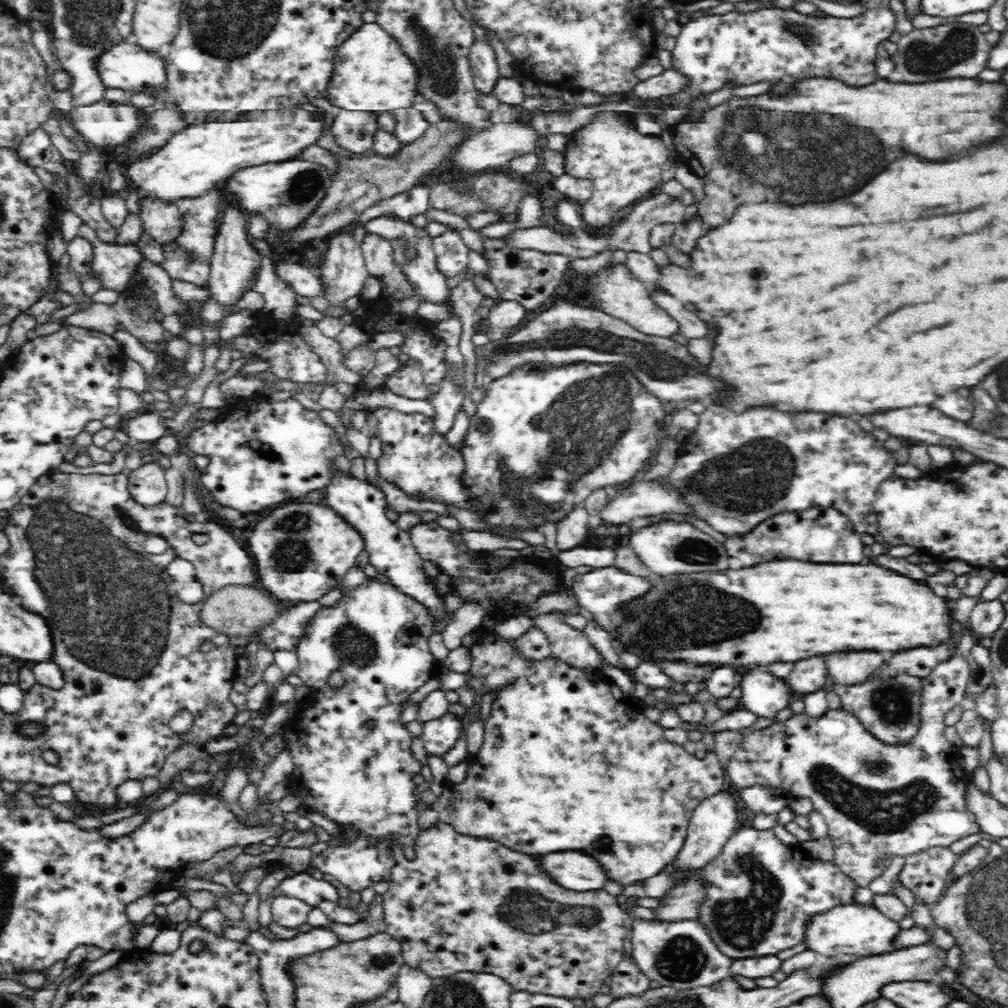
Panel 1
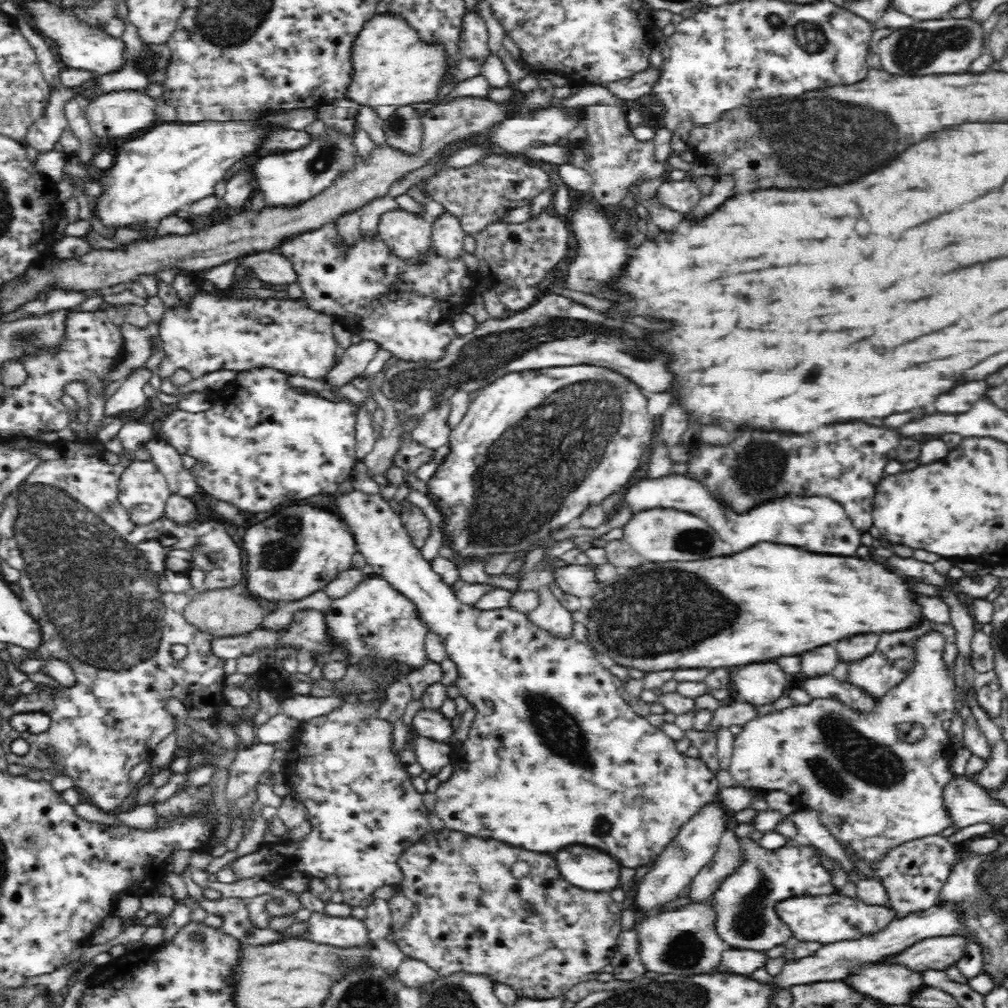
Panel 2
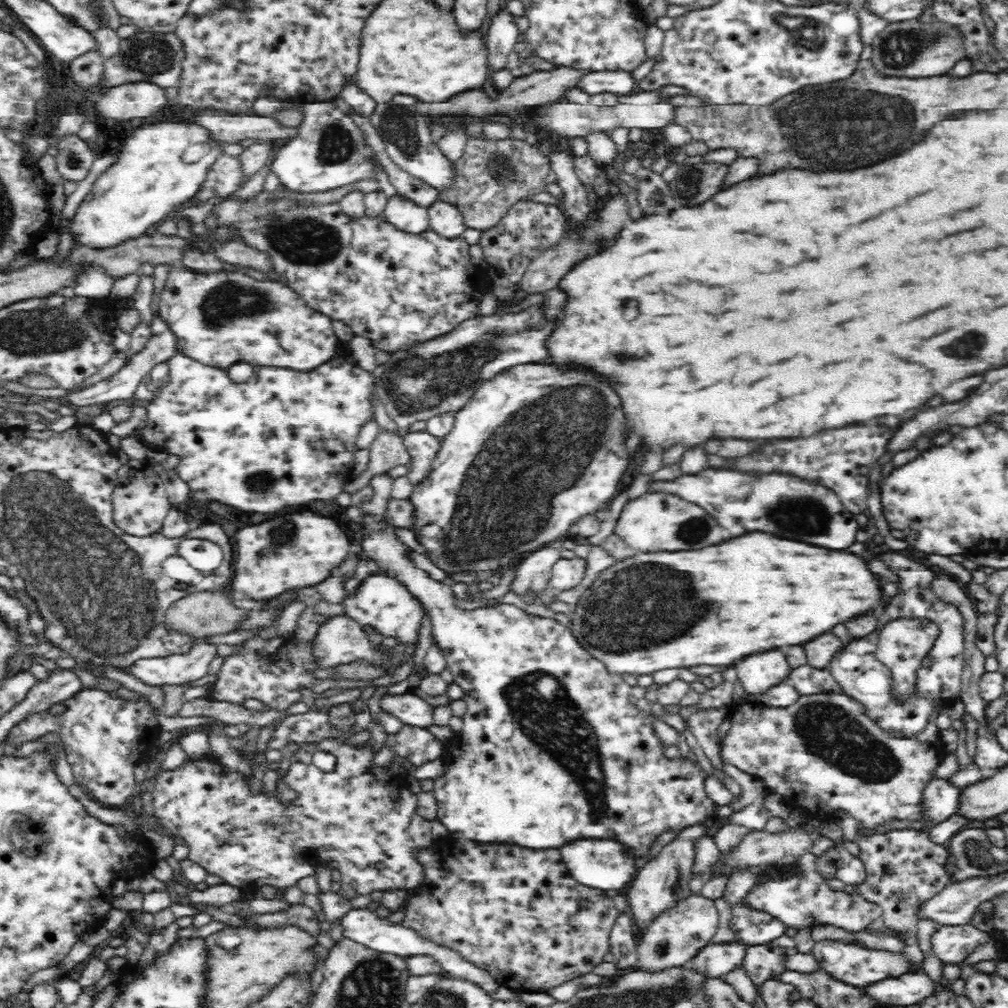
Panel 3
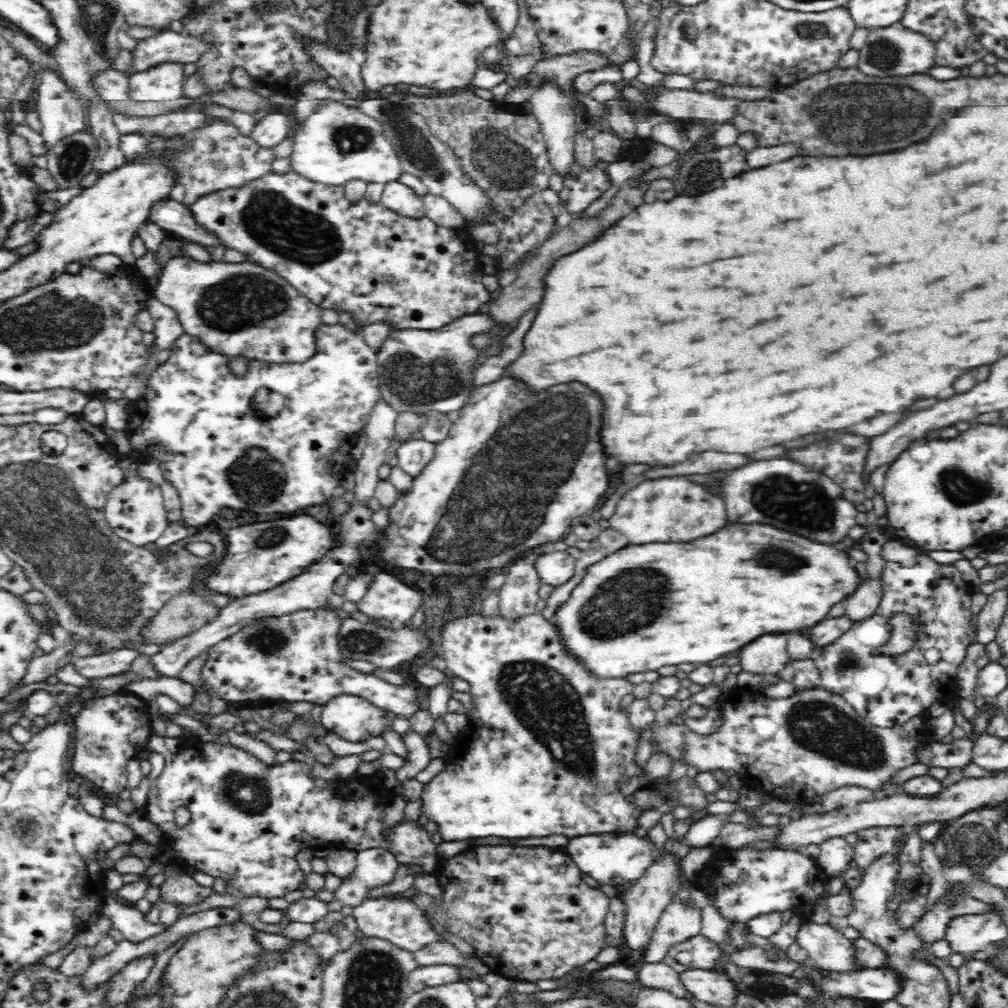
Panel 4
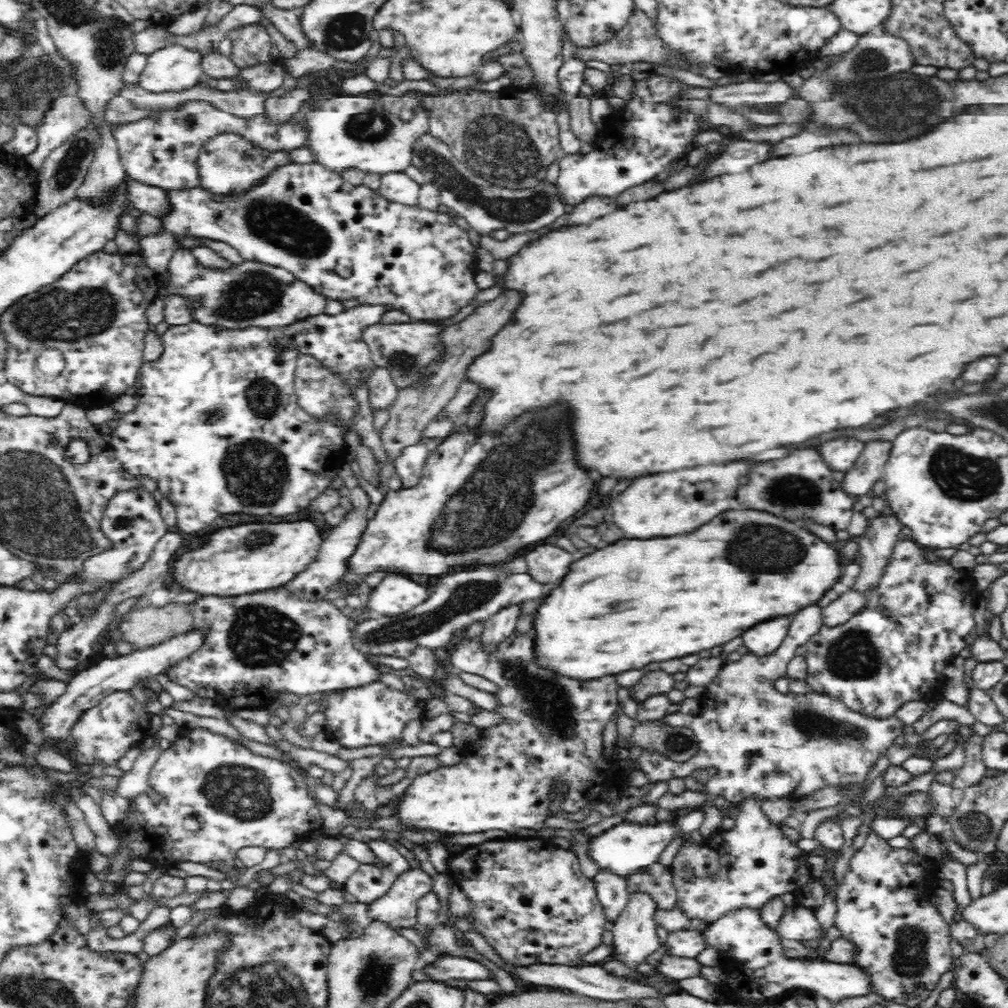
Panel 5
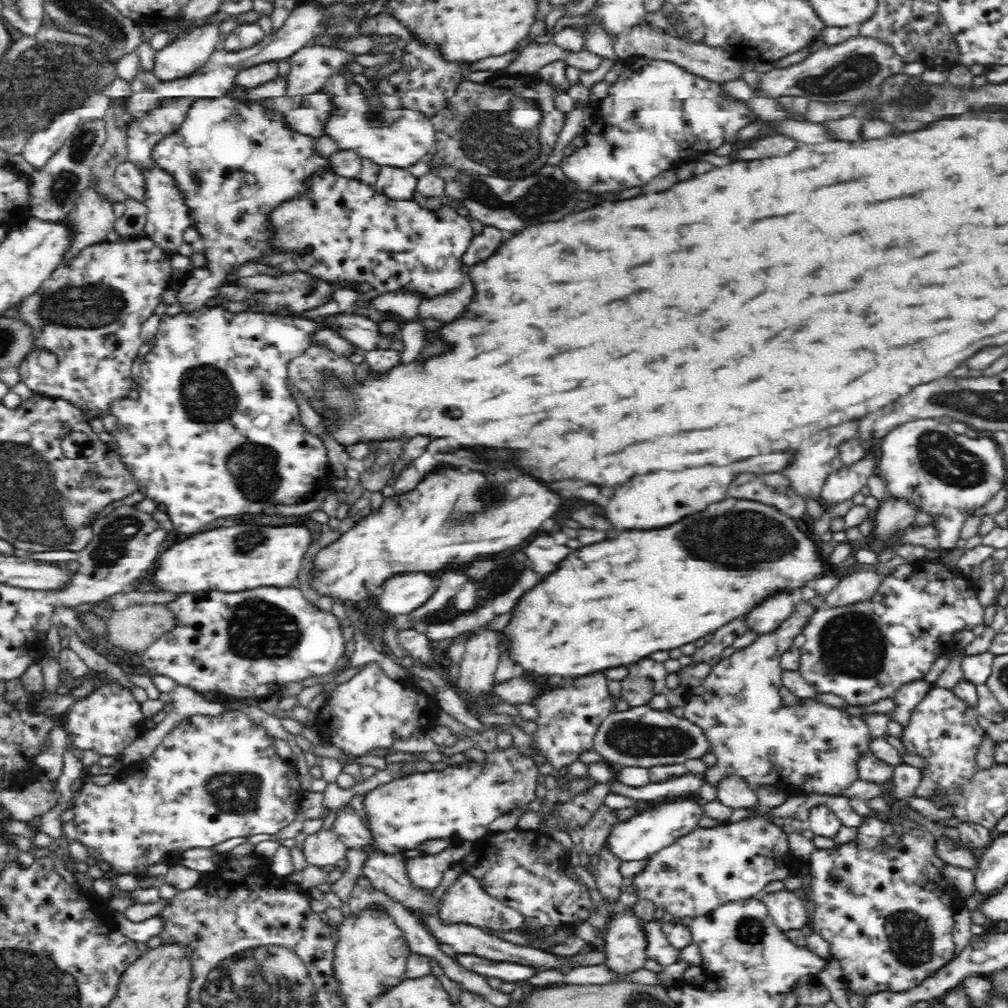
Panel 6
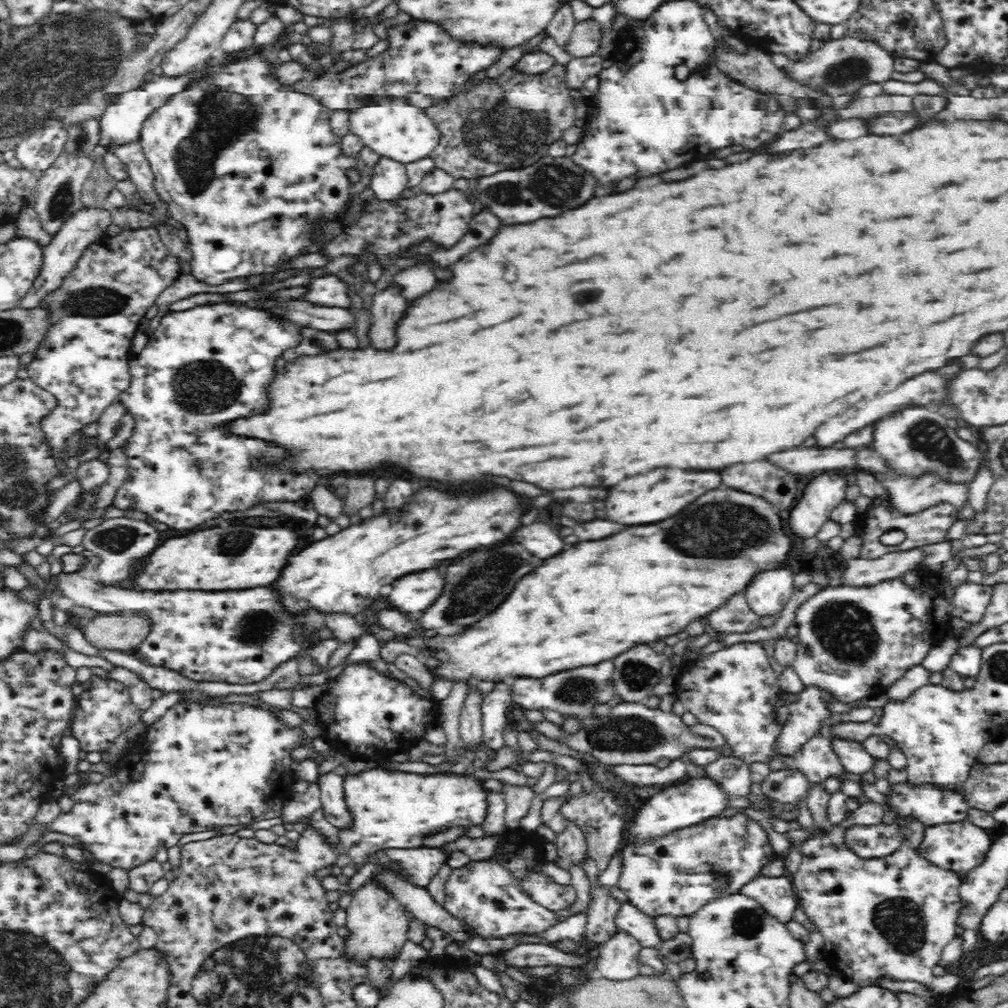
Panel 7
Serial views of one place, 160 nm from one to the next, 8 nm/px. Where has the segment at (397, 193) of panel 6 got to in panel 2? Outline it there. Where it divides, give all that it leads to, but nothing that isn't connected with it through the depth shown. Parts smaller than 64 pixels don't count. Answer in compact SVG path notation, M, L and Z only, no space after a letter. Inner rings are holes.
M398 208L380 216L377 230L396 255L416 260L431 245L434 219L425 212L420 214Z

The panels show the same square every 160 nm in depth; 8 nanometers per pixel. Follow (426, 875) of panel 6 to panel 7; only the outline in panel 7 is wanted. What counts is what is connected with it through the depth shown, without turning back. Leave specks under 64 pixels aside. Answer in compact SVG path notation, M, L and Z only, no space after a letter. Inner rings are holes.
M428 846L409 849L390 847L384 852L388 858L400 861L400 865L408 871L409 880L420 886L427 885L448 858L448 853L442 849Z

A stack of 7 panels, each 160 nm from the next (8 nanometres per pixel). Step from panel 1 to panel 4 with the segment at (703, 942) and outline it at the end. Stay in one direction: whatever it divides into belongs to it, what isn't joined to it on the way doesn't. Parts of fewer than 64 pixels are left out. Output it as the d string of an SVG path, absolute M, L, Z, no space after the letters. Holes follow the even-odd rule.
M673 900L662 911L654 930L654 938L648 944L641 960L656 962L664 958L673 944L700 935L701 911L699 907L689 906L686 901Z

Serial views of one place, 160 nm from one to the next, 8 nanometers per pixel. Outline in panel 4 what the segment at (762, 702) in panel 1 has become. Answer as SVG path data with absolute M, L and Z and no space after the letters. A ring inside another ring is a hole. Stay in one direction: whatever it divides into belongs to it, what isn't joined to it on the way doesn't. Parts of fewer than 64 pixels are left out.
M772 632L762 634L742 646L740 650L740 662L744 671L758 675L776 675L788 662L788 634L784 632Z

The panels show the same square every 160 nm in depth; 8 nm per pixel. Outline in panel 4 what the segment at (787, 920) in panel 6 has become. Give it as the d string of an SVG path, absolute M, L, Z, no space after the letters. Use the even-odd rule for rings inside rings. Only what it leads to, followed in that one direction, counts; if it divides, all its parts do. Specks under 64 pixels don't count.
M810 920L800 923L795 942L806 950L812 964L824 970L862 969L853 964L854 943L844 937L842 929L831 924L816 924Z

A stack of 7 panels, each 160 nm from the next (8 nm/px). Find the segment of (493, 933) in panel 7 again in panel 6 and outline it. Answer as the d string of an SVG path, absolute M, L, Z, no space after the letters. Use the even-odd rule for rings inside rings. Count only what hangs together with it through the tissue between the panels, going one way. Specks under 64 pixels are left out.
M464 871L447 888L441 898L440 917L446 923L466 923L478 928L488 928L492 932L512 932L524 928L526 916L522 915L520 909L510 907L506 901L494 897L484 889L484 881L470 871Z

